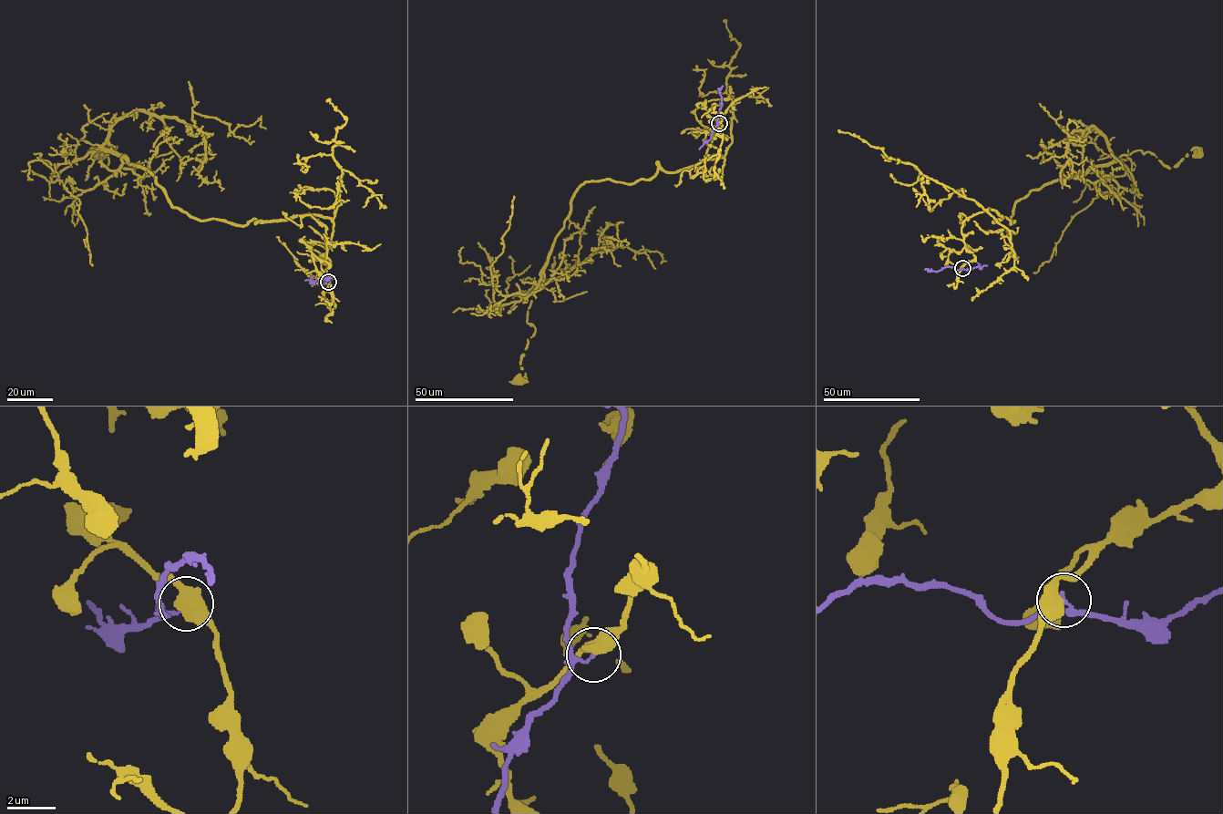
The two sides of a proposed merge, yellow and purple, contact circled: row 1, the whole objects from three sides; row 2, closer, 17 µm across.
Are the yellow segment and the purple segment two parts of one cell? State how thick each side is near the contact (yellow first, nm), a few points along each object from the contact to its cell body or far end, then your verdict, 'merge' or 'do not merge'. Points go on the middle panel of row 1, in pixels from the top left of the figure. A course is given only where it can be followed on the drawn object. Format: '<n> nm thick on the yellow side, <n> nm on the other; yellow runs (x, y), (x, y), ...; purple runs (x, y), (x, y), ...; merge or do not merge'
550 nm thick on the yellow side, 120 nm on the other; yellow runs (719, 123), (693, 165), (659, 167), (633, 182), (580, 185), (531, 293), (527, 322), (535, 332), (518, 380); purple runs (719, 123), (720, 88), (723, 86); do not merge

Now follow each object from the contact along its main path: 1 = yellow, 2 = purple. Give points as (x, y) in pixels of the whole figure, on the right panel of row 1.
1: (961, 268), (974, 258), (962, 222), (978, 212), (1011, 224), (1032, 190), (1123, 155), (1170, 168), (1198, 153)
2: (961, 268), (957, 270), (948, 266), (937, 272), (924, 269)

